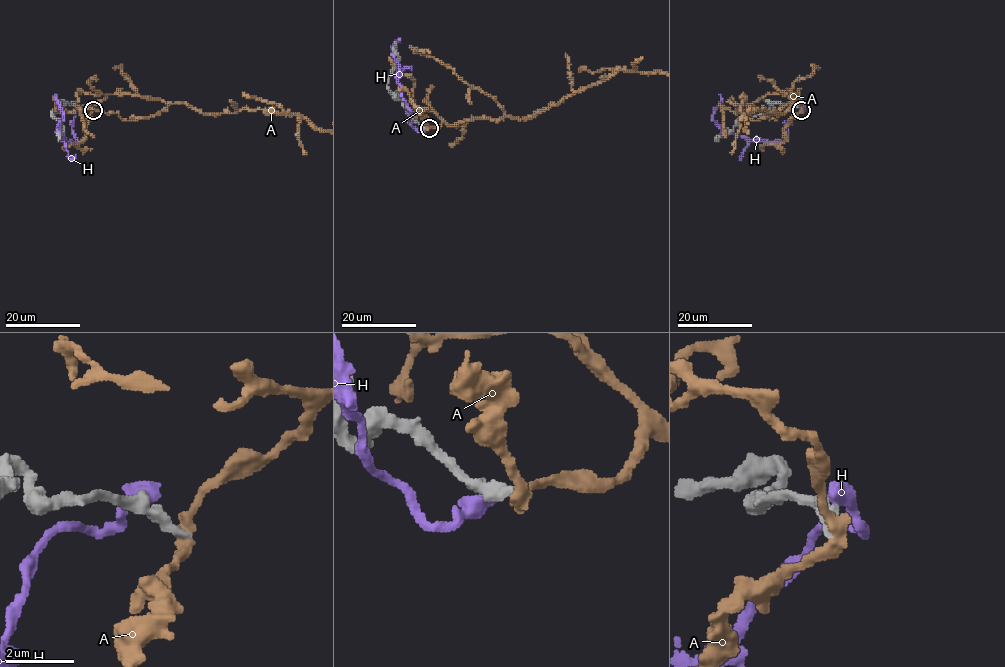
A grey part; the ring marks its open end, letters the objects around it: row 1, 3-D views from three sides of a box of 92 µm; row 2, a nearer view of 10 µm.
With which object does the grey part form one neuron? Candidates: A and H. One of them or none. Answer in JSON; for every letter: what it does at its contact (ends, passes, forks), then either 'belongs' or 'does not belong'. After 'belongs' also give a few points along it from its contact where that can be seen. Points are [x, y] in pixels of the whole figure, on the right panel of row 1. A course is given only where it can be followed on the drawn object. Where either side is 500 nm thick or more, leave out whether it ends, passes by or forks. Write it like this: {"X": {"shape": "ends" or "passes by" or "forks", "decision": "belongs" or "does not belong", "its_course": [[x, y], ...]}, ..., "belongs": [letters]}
{"A": {"shape": "passes by", "decision": "does not belong"}, "H": {"decision": "does not belong"}, "belongs": []}

